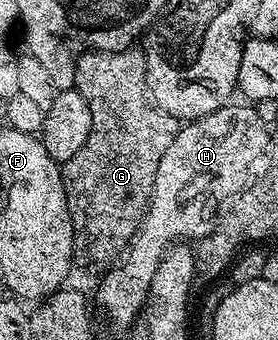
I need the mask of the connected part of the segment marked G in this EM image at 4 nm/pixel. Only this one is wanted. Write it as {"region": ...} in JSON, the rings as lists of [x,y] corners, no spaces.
{"region":[[[130,47],[128,49],[86,51],[77,59],[75,79],[73,80],[77,92],[83,95],[83,99],[87,99],[87,107],[91,107],[91,135],[87,135],[87,143],[83,143],[83,147],[79,147],[79,151],[75,151],[75,155],[71,155],[71,159],[64,162],[65,198],[67,199],[67,207],[73,224],[73,236],[79,242],[80,252],[82,249],[91,260],[105,261],[104,263],[116,261],[117,254],[127,247],[127,243],[135,235],[135,231],[145,214],[145,208],[148,207],[151,199],[151,191],[155,183],[155,171],[159,171],[159,159],[163,159],[163,154],[167,152],[167,147],[171,146],[171,141],[175,139],[179,130],[177,118],[170,115],[170,113],[164,113],[162,109],[158,109],[153,104],[149,96],[149,87],[145,83],[145,55],[144,52],[137,50],[136,53],[135,50],[136,48]]]}

